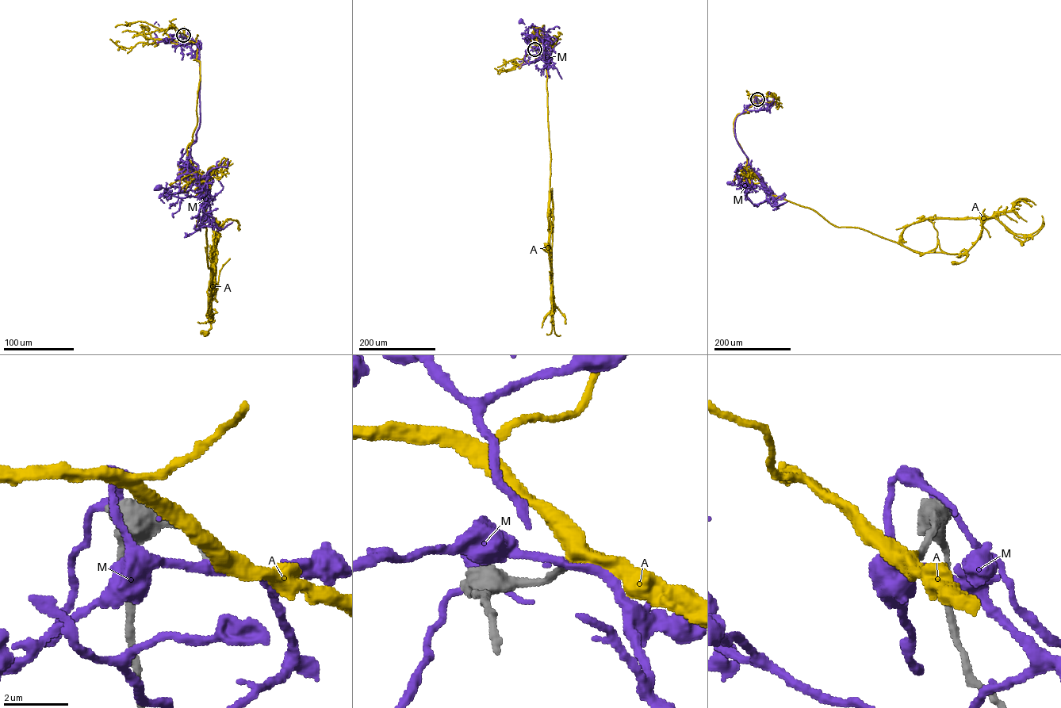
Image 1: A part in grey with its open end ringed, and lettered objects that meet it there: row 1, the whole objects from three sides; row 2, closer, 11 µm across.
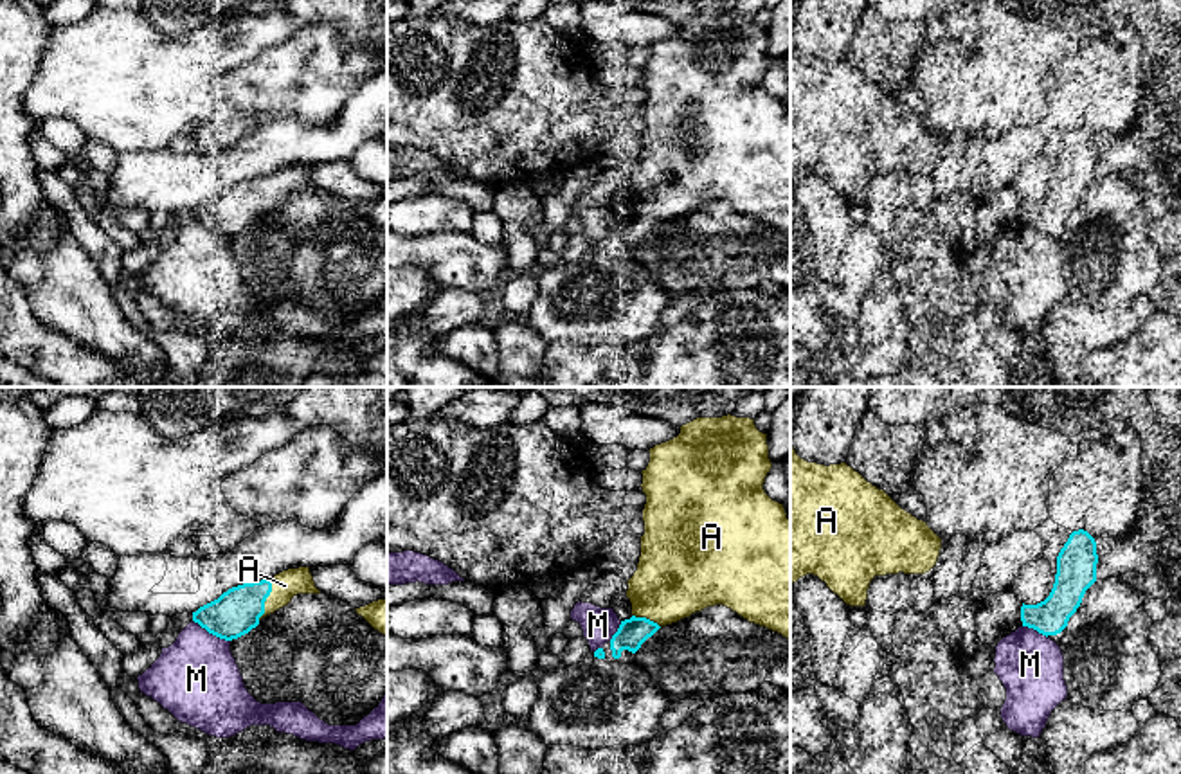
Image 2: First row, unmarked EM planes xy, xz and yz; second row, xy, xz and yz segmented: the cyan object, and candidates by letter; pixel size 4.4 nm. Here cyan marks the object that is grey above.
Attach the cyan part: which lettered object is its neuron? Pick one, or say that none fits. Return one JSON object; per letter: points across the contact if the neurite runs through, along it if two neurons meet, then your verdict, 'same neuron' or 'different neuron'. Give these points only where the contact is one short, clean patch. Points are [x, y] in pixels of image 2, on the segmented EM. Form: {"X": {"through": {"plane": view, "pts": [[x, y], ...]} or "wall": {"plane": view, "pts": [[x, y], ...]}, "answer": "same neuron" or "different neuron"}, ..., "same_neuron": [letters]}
{"A": {"through": {"plane": "xy", "pts": [[234, 612], [251, 602], [265, 600], [285, 585]]}, "answer": "same neuron"}, "M": {"answer": "different neuron"}, "same_neuron": ["A"]}

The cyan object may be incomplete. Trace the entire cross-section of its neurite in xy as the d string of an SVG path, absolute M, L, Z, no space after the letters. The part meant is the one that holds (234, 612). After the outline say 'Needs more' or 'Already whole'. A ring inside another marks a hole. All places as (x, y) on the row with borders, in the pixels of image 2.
M310 567L288 569L274 578L229 589L218 599L193 612L193 621L209 634L232 641L286 607L297 594L320 594Z. Needs more

